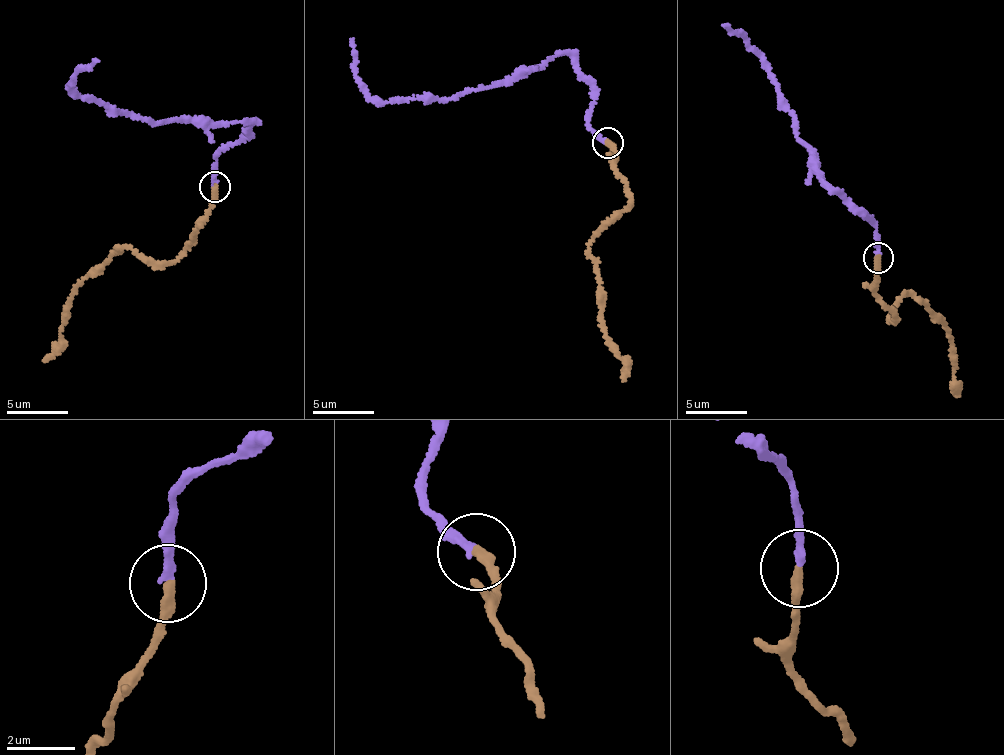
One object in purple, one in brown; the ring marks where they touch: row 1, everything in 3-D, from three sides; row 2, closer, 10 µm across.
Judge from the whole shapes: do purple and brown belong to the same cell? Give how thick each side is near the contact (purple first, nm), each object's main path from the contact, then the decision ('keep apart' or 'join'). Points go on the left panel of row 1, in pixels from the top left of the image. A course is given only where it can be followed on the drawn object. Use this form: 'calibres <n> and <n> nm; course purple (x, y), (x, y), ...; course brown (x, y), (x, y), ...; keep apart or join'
calibres 240 and 320 nm; course purple (215, 184), (216, 154), (246, 134), (251, 119), (198, 127), (126, 116), (72, 87), (99, 61); course brown (215, 187), (204, 223), (183, 255), (145, 260), (125, 247), (82, 280), (68, 301), (60, 351), (43, 360); join

